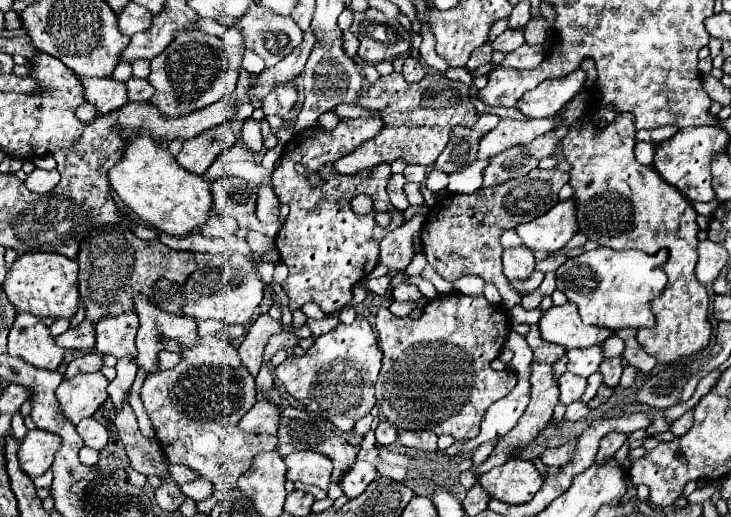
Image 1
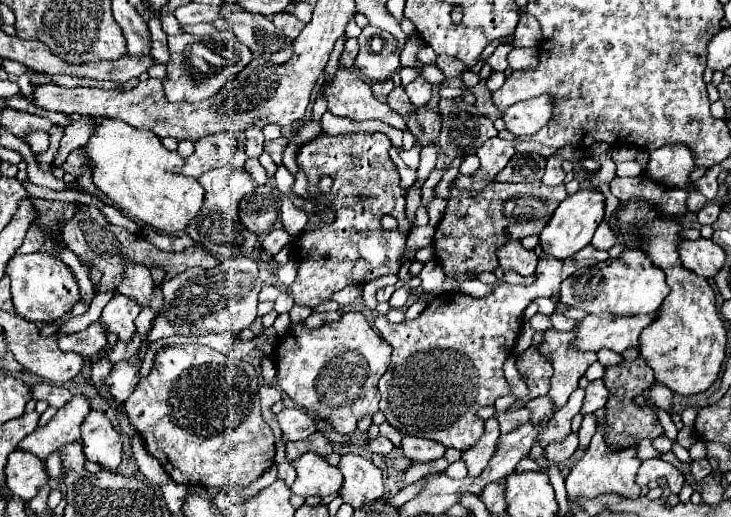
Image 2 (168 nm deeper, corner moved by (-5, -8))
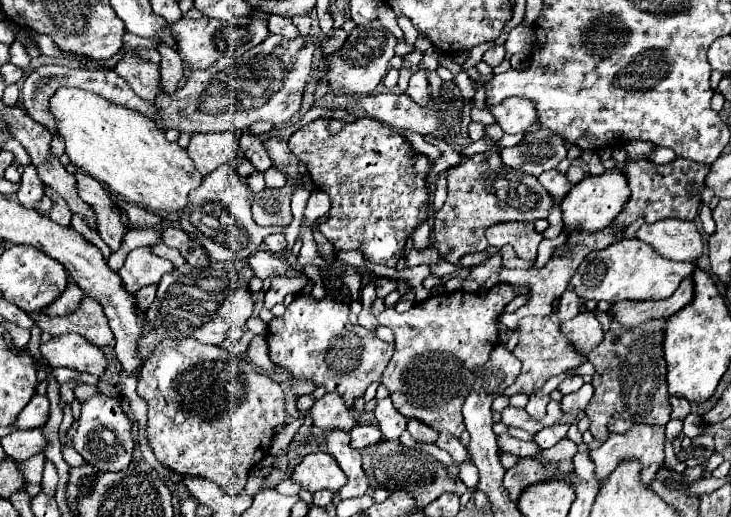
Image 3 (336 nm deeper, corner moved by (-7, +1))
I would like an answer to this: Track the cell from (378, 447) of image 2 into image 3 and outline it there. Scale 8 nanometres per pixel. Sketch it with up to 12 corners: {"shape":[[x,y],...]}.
{"shape":[[358,424],[350,430],[350,444],[364,448],[382,440],[374,424]]}

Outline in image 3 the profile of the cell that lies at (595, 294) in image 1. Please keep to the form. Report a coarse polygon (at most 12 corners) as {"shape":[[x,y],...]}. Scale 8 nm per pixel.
{"shape":[[638,238],[584,258],[570,286],[584,300],[662,300],[696,262]]}

